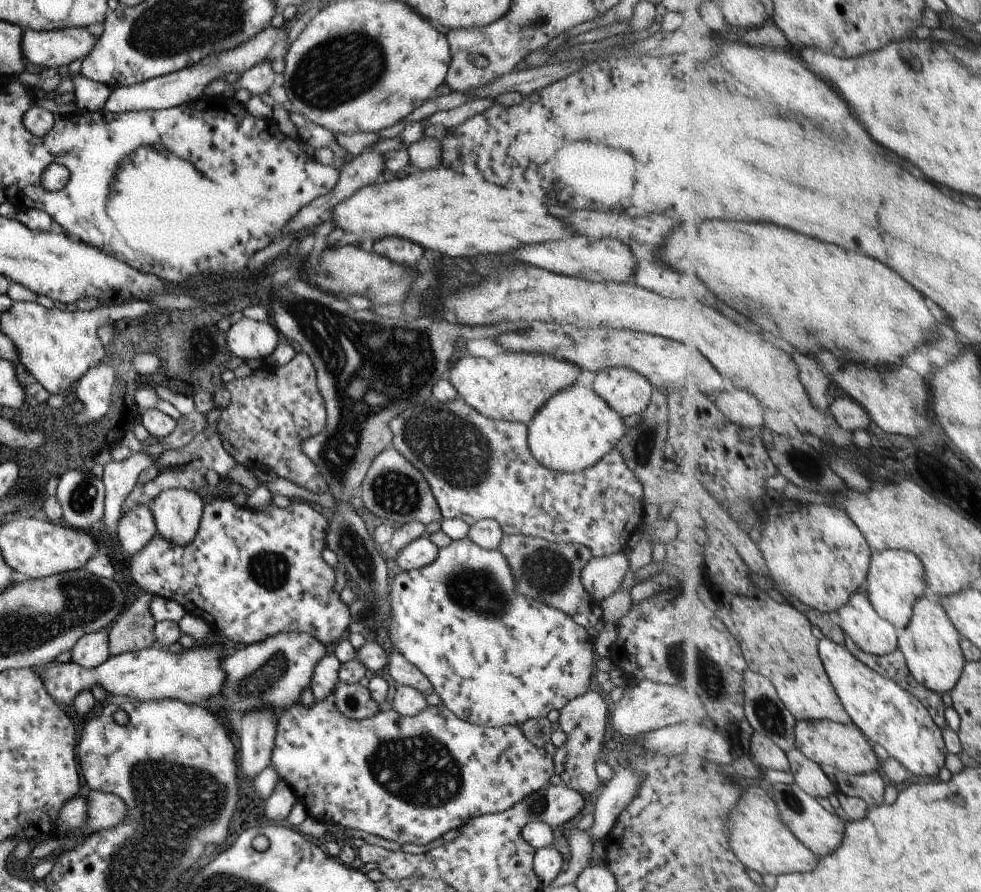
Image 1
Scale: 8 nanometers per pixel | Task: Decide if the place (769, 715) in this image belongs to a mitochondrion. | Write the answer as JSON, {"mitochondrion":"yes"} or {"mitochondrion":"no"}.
{"mitochondrion":"yes"}

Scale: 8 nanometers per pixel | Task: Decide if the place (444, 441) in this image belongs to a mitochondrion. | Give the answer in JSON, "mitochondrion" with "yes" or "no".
{"mitochondrion":"yes"}

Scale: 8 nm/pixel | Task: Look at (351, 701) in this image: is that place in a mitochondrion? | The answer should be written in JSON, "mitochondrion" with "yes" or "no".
{"mitochondrion":"yes"}

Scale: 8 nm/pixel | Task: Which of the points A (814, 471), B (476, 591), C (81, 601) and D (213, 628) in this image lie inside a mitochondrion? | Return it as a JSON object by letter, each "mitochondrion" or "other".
{"A":"mitochondrion","B":"mitochondrion","C":"mitochondrion","D":"other"}

